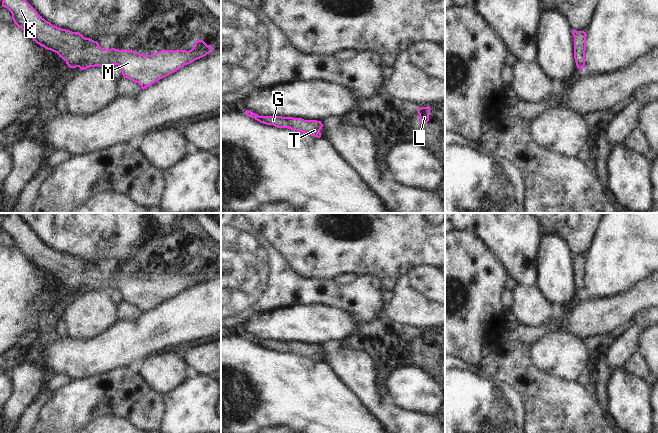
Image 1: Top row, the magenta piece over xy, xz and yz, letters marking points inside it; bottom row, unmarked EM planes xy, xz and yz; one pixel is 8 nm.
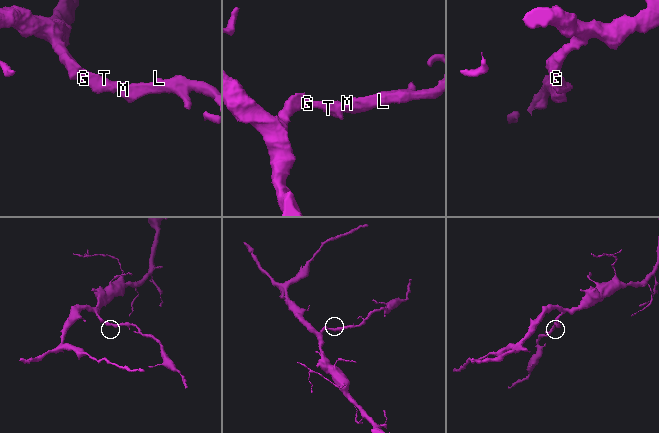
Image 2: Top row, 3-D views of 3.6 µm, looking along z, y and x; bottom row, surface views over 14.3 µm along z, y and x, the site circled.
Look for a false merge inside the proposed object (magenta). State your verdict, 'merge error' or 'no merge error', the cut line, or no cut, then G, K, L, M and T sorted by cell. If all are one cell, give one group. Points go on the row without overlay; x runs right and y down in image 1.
no merge error | no cut | G K L M T

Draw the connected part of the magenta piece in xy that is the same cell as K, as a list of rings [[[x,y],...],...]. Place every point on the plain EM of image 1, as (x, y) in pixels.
[[[8,213],[4,216],[2,231],[11,236],[14,247],[27,257],[33,265],[45,273],[57,277],[67,287],[68,291],[79,291],[85,294],[90,291],[104,290],[111,293],[113,289],[118,289],[123,301],[138,307],[142,314],[214,274],[212,270],[207,269],[203,264],[196,265],[189,275],[182,273],[175,275],[161,274],[153,279],[143,279],[132,274],[102,273],[97,265],[85,262],[79,256],[53,250],[40,240],[16,213]]]

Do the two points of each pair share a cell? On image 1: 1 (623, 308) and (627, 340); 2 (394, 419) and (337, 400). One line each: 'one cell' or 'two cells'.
1: two cells
2: two cells

